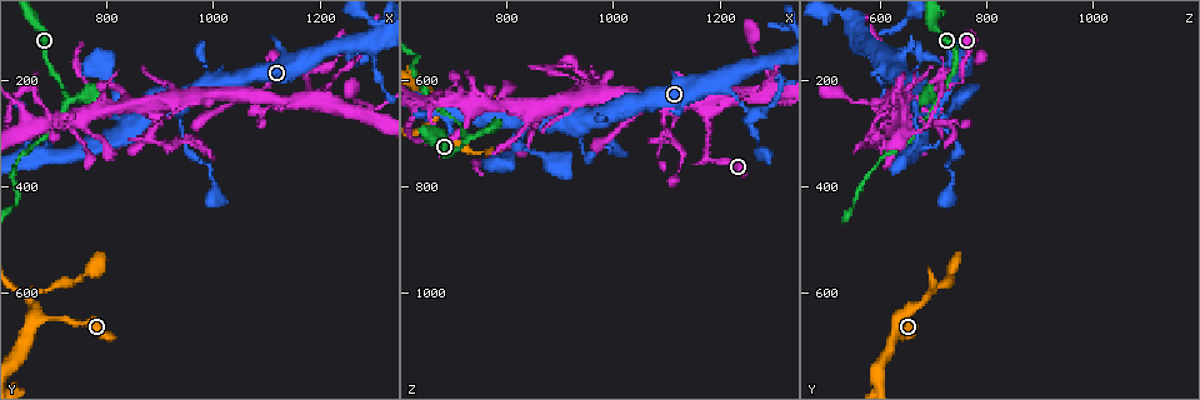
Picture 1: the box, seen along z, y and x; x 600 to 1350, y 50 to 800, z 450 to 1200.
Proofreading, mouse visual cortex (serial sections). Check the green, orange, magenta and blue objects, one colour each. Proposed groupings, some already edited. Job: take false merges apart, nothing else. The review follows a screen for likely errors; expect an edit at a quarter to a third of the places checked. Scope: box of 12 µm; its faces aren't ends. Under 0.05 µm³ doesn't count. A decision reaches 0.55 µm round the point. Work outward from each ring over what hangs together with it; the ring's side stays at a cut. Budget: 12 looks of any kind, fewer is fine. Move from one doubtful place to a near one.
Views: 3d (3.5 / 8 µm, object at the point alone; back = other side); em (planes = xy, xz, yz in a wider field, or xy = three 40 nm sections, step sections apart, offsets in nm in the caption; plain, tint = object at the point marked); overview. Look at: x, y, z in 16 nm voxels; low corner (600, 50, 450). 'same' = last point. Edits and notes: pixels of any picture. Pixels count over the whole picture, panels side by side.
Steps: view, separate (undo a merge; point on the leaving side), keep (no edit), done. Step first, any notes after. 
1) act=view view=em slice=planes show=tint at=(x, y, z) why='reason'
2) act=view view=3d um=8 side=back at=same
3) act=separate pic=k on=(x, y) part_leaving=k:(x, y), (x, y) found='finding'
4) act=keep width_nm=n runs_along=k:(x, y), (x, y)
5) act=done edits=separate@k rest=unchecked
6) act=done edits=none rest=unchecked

act=view view=3d um=3.5 at=(940, 255, 690) why='two arms in line, one across'

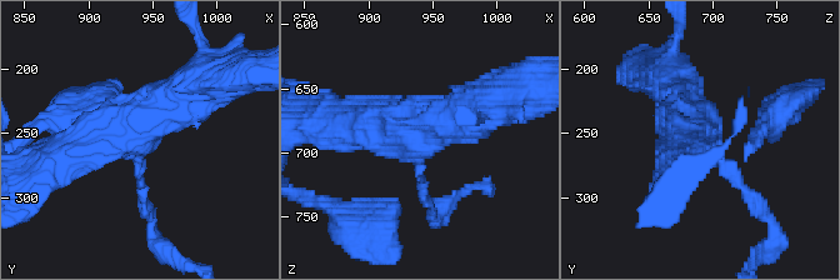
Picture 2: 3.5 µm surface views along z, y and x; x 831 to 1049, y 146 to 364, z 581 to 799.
act=view view=em slice=planes show=tint at=(938, 258, 696)

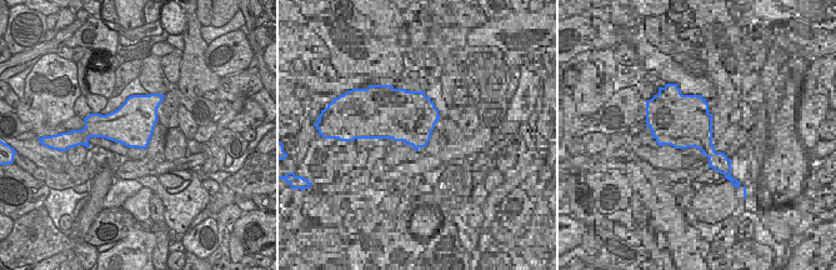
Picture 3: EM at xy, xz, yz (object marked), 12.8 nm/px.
act=keep arms=3 arm_widths_nm=150,500,600 runs_along=2:(201, 83), (133, 129), (55, 159) found='all the same cell'

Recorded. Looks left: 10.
act=view view=3d um=3.5 at=(680, 640, 635) why='branch point'

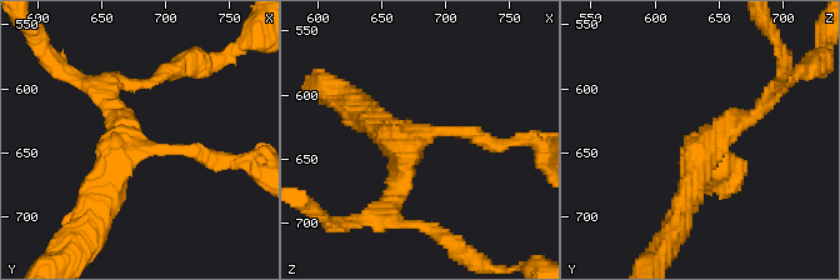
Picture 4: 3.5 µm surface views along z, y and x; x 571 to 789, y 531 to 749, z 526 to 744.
act=view view=em slice=xy step=3 show=tint at=(680, 646, 632) arms=3 arm_widths_nm=200,250,350 why='now the EM'

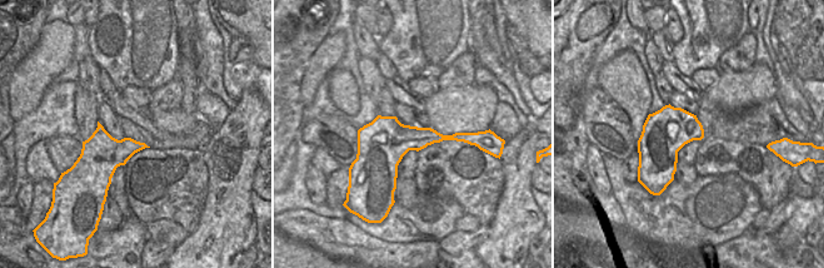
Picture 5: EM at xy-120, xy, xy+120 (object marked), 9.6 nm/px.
act=keep runs_along=4:(215, 161), (139, 146), (96, 211) found='one cell here'

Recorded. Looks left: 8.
act=view view=3d um=3.5 at=(1315, 120, 585) why='four-way junction'

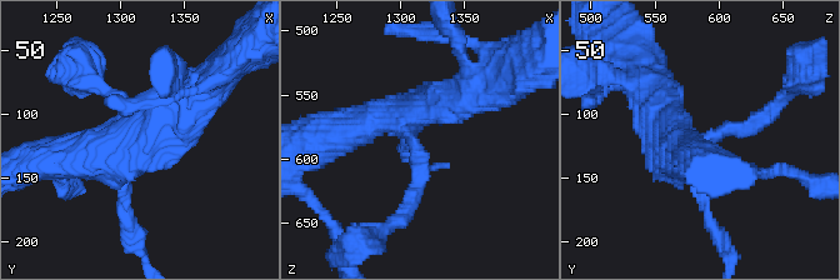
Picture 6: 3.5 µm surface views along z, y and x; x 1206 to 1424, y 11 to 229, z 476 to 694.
act=view view=em slice=planes show=tint at=(1312, 122, 582)

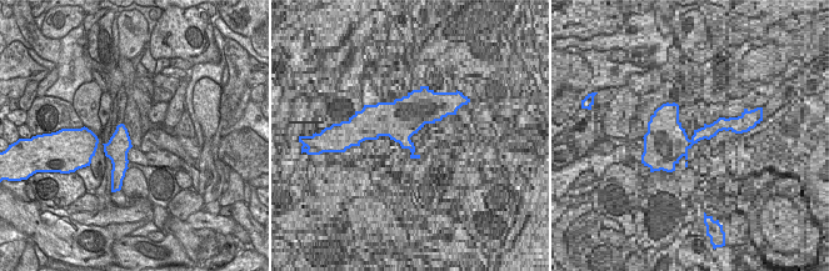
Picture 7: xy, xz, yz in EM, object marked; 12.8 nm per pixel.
act=keep runs_along=6:(48, 159), (118, 155), (183, 94) found='continuous, no second cell'

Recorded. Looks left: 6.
act=view view=3d um=8 at=(1180, 180, 750) why='abrupt turn'

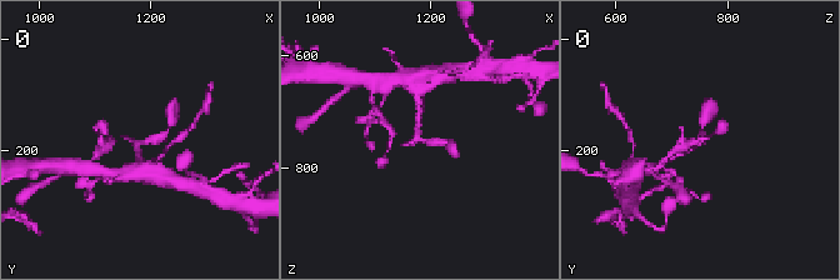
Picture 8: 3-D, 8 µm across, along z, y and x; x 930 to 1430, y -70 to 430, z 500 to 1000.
act=view view=3d um=3.5 at=(1175, 185, 750) why='zoom in'

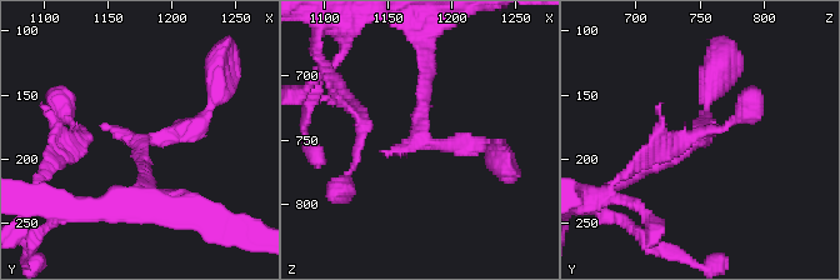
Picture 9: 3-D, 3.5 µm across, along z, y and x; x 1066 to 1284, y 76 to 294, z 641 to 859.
act=keep runs_along=9:(708, 103), (704, 138), (628, 176) found='all the same cell'

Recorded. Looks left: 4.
act=view view=3d um=3.5 at=(730, 225, 715) why='three arms meet'

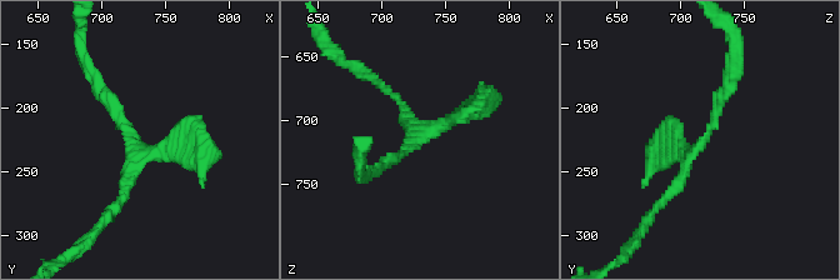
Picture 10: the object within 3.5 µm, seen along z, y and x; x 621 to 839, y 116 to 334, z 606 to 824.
act=keep found='continuous, no second cell'

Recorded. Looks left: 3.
act=done edits=none rest=unchecked

